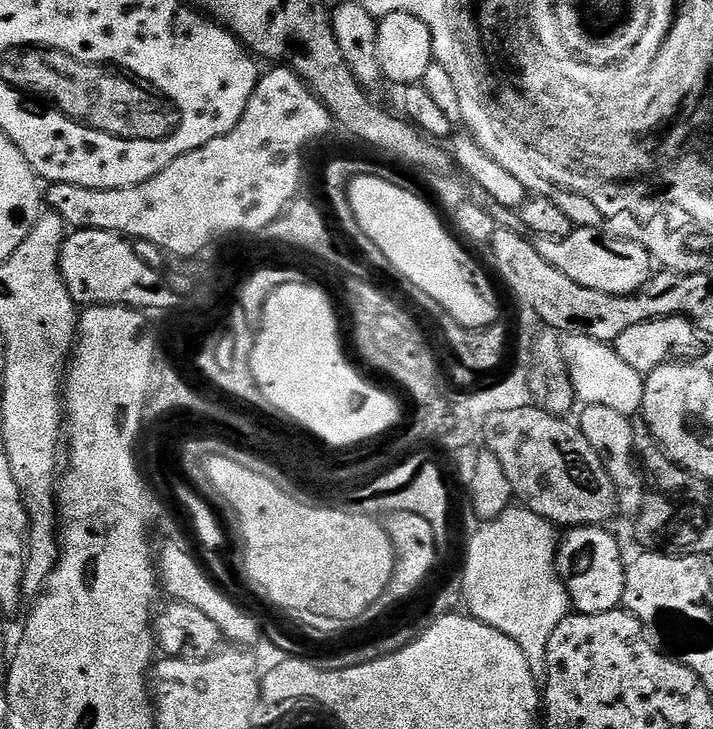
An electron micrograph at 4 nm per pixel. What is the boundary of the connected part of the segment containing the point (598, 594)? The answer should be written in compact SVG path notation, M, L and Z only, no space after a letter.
M585 524L572 526L568 532L559 537L556 563L564 584L568 588L568 598L571 607L579 614L606 614L617 611L624 603L624 587L626 586L626 559L620 553L620 544L608 533L609 529L604 526Z

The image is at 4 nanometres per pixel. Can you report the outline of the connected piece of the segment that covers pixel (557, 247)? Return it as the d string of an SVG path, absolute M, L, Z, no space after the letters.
M573 227L568 236L542 236L535 241L538 254L550 262L566 278L574 278L578 286L598 290L602 294L630 296L650 279L654 272L654 261L645 248L638 242L617 236L611 230L599 228Z

